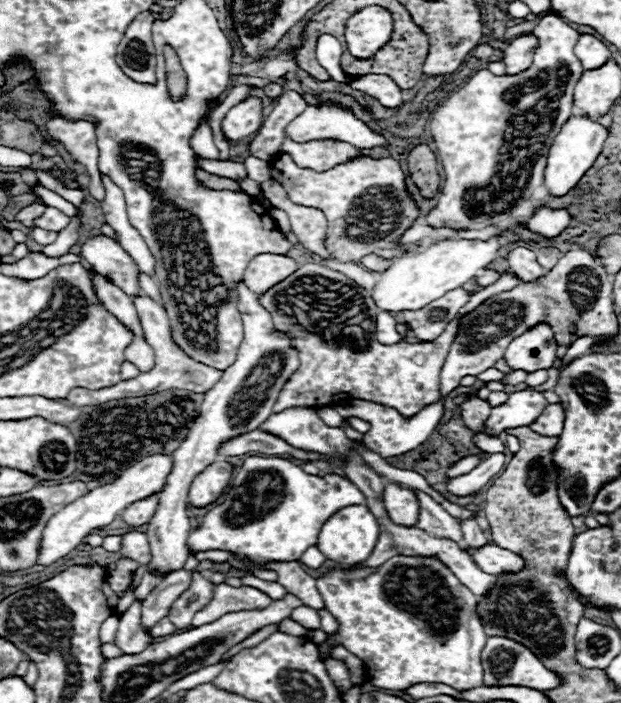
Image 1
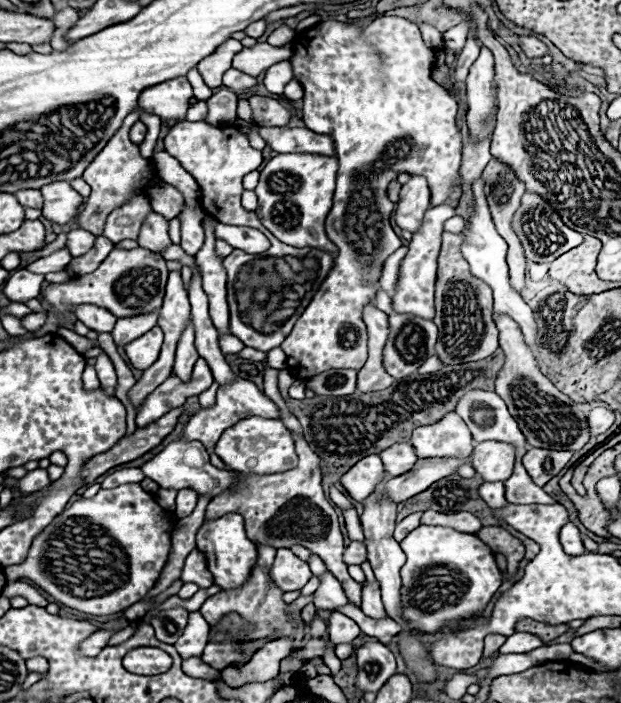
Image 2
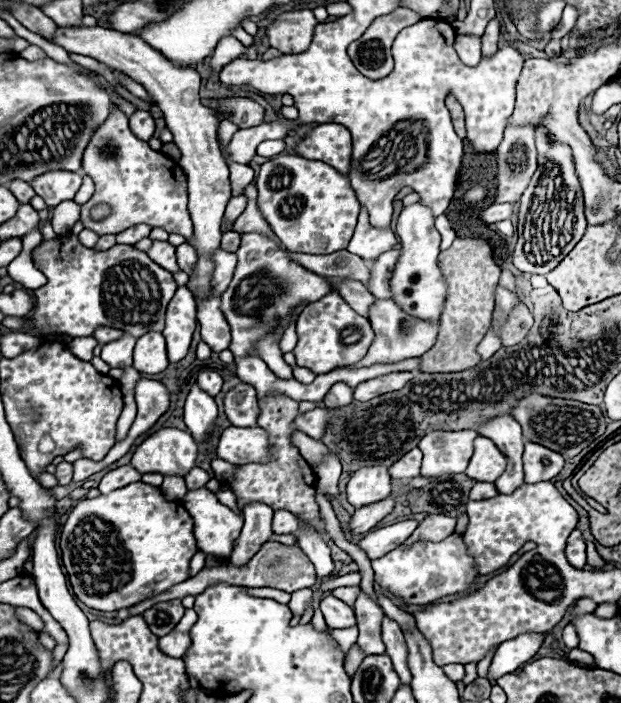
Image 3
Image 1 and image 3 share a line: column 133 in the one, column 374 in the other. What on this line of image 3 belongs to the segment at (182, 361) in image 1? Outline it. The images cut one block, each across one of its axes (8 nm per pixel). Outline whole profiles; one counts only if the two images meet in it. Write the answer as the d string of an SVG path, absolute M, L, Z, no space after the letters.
M392 372L386 374L386 376L378 376L378 378L366 380L366 382L362 382L362 384L356 386L354 400L368 402L368 400L372 400L376 396L400 390L402 386L406 386L406 382L412 380L413 376L414 374L411 372Z

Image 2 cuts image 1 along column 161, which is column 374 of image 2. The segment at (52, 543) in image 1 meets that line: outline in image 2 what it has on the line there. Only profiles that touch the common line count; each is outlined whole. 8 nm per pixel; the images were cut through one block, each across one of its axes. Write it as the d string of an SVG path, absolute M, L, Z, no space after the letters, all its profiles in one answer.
M378 454L362 458L340 478L342 486L356 502L364 502L382 480L384 480L384 468Z

